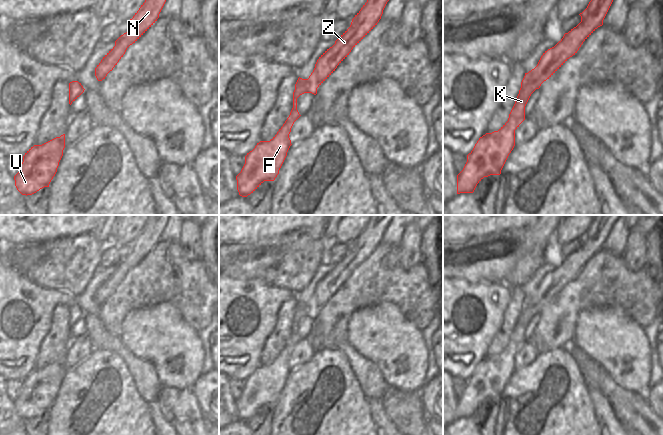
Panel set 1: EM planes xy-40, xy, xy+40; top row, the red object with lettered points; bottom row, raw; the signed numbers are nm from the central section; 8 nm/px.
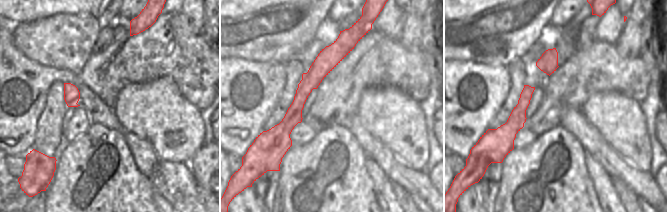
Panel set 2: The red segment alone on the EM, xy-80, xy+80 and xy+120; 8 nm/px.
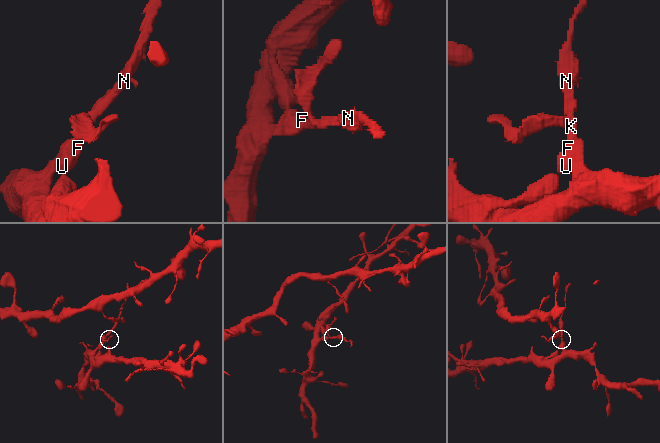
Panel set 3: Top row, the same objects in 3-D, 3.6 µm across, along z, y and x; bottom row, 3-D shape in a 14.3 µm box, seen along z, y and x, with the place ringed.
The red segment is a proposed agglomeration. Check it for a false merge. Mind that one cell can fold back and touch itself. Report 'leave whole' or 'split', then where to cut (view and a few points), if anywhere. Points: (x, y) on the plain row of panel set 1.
split; cut xy+40 (507, 345), (513, 342), (522, 345)

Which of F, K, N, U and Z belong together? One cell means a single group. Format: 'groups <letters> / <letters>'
groups F U / K N Z

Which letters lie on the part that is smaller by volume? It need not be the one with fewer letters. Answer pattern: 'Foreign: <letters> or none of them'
Foreign: K, N, Z

